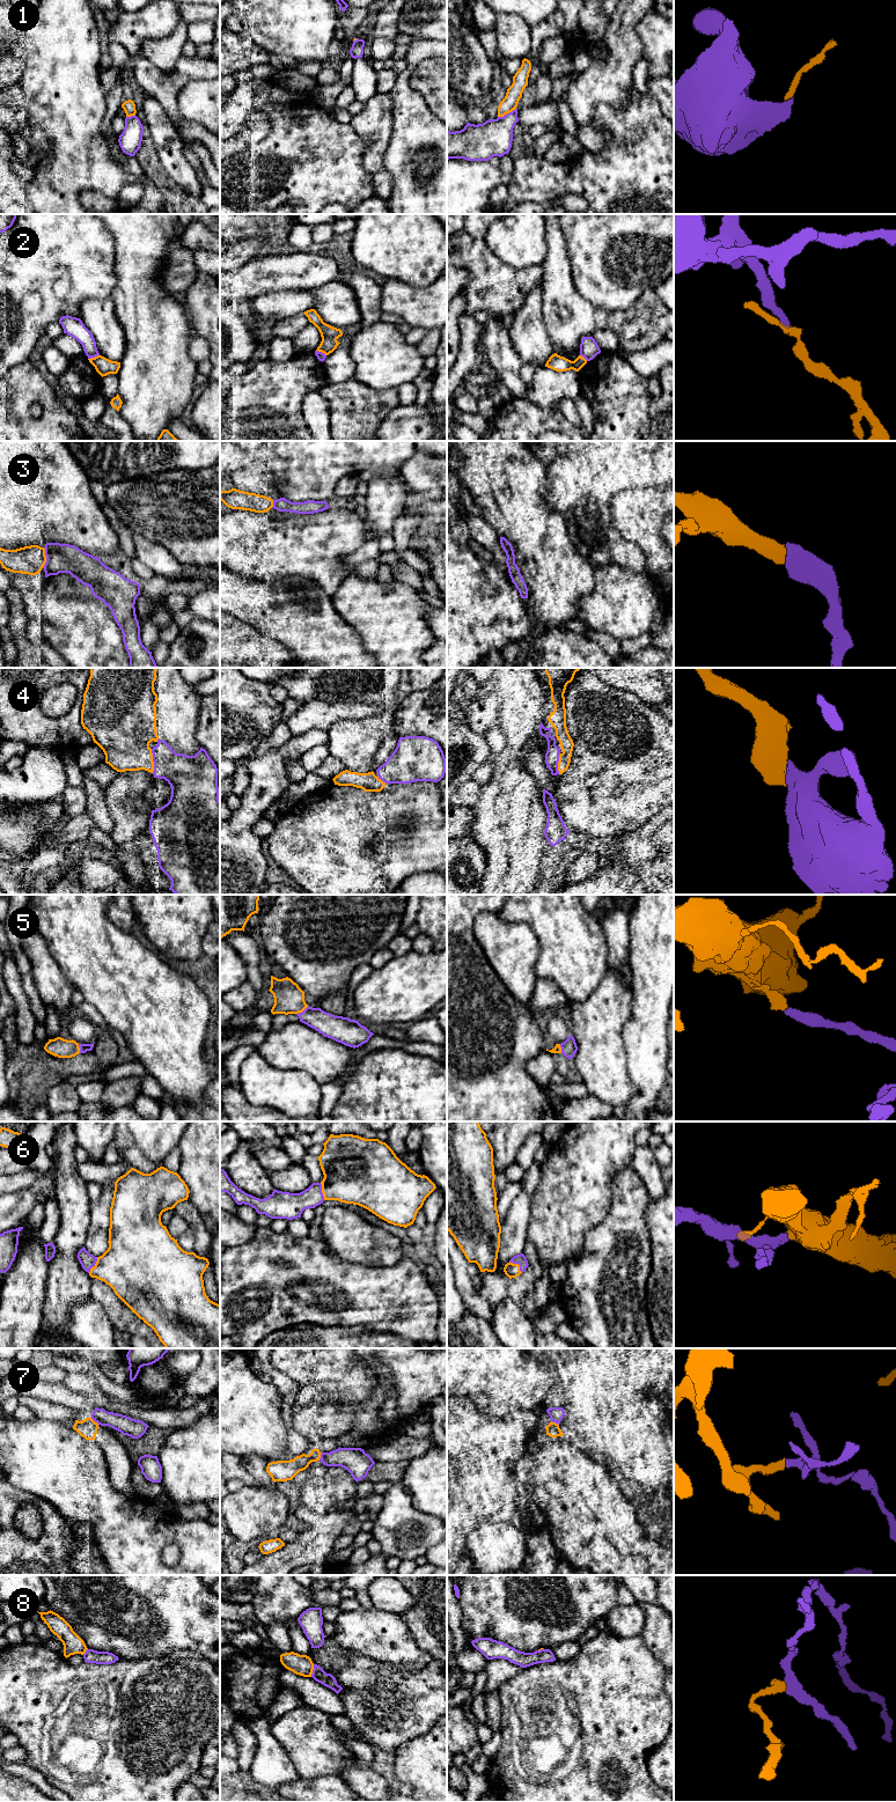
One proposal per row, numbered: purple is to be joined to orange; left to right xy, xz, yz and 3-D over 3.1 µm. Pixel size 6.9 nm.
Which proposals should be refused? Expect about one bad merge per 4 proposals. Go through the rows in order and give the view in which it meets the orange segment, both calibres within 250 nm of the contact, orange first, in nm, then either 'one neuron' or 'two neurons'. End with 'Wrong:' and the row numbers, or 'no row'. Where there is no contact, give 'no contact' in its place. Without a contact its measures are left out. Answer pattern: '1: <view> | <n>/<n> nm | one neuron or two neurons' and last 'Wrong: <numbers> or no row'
1: yz | 110/260 nm | two neurons
2: xy | 120/130 nm | two neurons
3: xy | 190/200 nm | one neuron
4: xy | 360/260 nm | one neuron
5: xz | 200/160 nm | one neuron
6: xy | 400/110 nm | one neuron
7: xy | 140/130 nm | two neurons
8: xz | 140/90 nm | two neurons
Wrong: 1, 2, 7, 8

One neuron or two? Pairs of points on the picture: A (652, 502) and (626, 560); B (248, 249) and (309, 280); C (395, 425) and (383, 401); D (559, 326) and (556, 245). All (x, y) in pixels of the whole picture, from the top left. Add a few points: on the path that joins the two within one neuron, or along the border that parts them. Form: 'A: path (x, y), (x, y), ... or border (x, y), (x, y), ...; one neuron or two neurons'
A: border (612, 527), (641, 551), (645, 559), (644, 569); two neurons
B: border (252, 258), (232, 270); two neurons
C: border (399, 404), (377, 428); two neurons
D: path (563, 307), (558, 291), (557, 265); one neuron

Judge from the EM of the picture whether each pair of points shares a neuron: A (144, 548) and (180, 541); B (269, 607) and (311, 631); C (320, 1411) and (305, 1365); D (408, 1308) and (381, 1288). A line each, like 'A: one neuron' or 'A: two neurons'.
A: two neurons
B: one neuron
C: one neuron
D: one neuron

